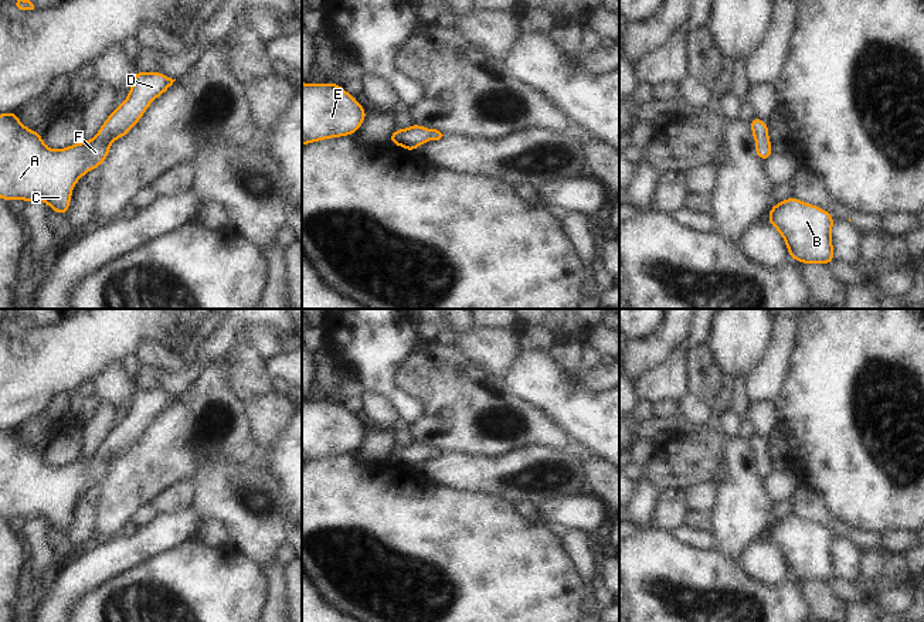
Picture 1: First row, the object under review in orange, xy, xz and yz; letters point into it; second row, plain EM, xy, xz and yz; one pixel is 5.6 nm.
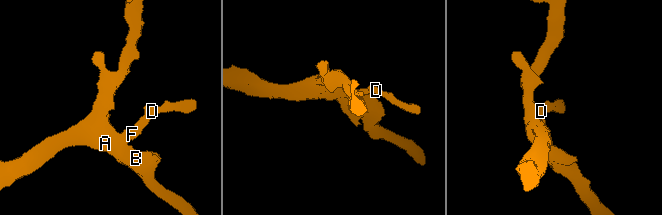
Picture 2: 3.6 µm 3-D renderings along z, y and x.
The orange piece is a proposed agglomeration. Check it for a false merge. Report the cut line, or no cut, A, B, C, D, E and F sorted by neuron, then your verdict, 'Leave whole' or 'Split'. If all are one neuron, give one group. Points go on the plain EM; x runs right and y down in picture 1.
No split. Groups: A B C D E F. Leave whole

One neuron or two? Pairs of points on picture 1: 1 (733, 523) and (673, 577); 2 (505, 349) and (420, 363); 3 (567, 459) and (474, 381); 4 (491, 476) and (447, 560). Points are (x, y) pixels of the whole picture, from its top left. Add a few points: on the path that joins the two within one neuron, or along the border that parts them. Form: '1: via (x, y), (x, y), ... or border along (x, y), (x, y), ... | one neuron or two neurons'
1: border along (714, 550), (719, 550), (739, 564) | two neurons
2: border along (454, 345), (471, 360), (495, 374) | two neurons
3: border along (573, 445), (570, 448), (519, 447) | two neurons
4: border along (449, 486), (492, 493), (513, 503) | two neurons

